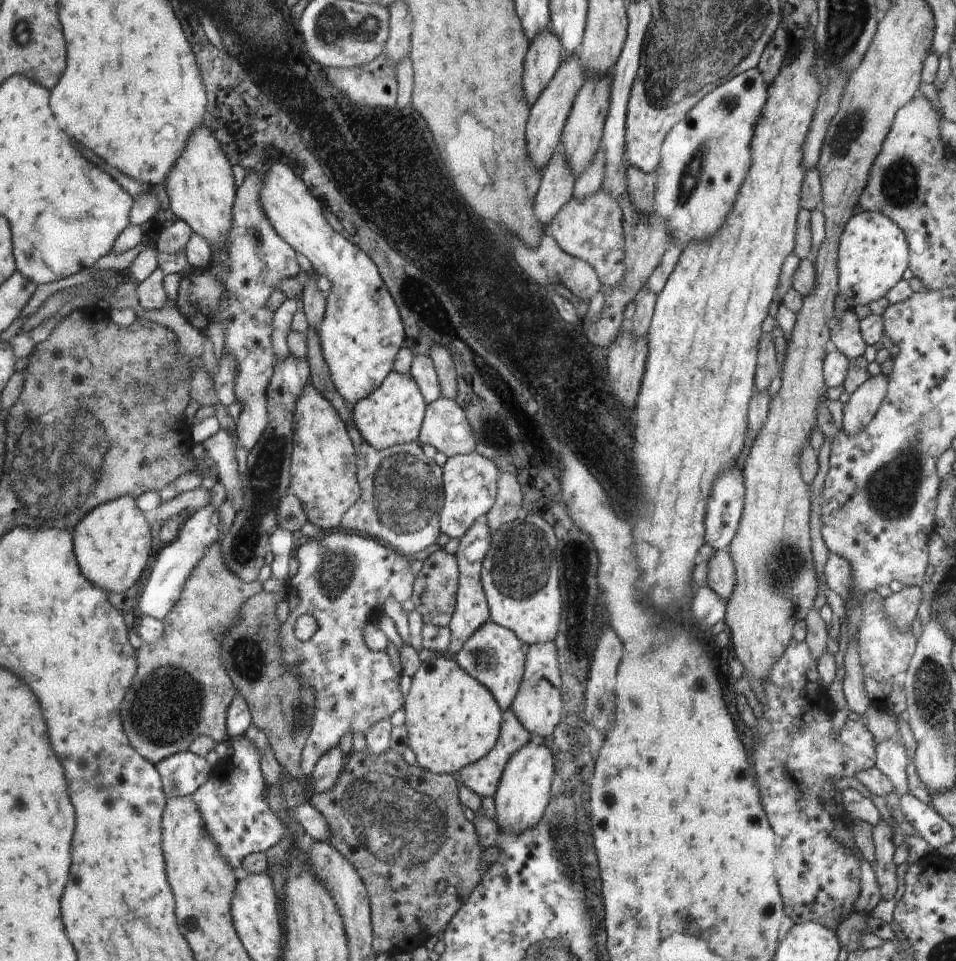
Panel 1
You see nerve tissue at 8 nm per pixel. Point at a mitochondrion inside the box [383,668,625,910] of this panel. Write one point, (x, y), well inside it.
(560, 825)

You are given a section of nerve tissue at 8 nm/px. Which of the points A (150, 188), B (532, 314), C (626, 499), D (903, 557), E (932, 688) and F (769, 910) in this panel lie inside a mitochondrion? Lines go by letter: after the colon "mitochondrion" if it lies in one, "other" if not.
A: other
B: mitochondrion
C: mitochondrion
D: other
E: mitochondrion
F: other

